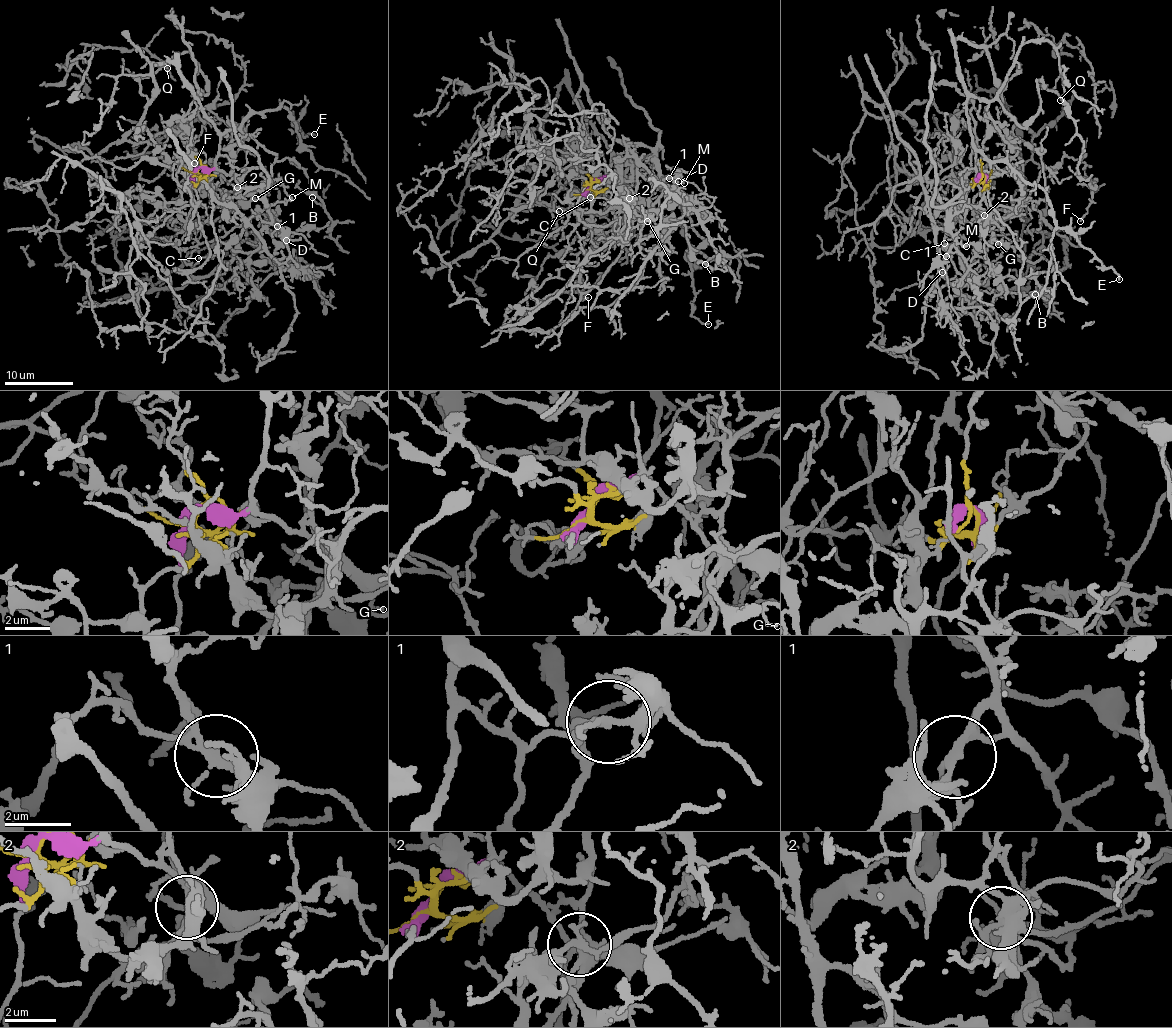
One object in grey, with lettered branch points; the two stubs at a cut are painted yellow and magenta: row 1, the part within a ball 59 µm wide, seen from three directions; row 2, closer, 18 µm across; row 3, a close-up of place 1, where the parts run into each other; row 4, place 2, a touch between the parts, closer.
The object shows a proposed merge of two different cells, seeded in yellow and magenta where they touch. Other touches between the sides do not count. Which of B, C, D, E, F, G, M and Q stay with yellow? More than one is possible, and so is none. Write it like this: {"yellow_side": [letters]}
{"yellow_side": ["C", "D", "G", "M"]}

